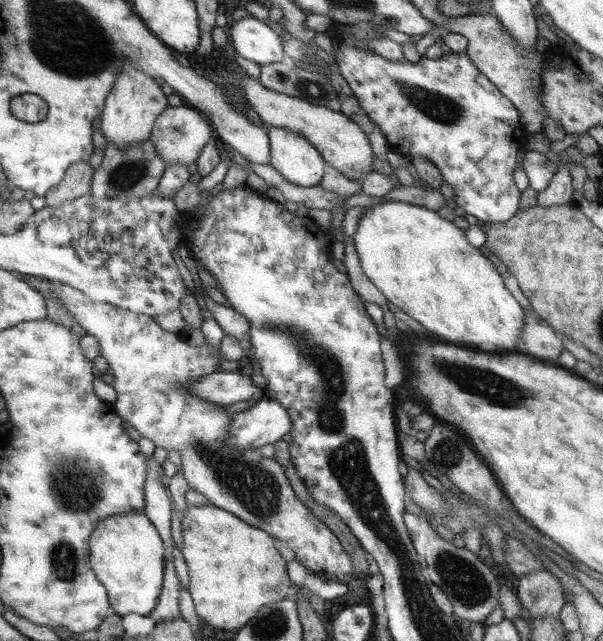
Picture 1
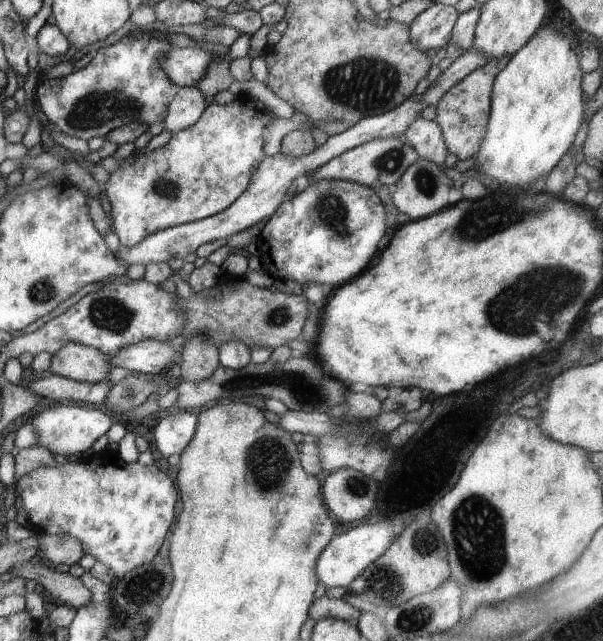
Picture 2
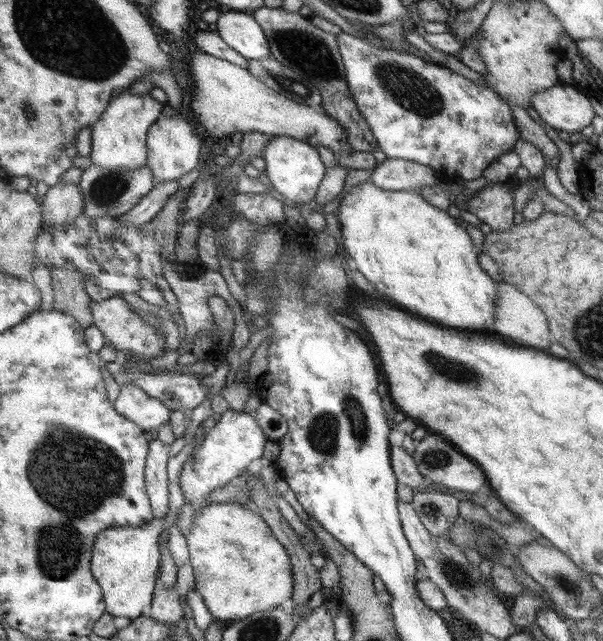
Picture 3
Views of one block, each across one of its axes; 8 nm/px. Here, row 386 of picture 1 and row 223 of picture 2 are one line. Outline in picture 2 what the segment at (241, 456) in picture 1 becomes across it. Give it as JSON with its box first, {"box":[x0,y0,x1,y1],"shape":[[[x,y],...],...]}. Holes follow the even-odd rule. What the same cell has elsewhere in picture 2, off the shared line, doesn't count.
{"box":[103,94,275,247],"shape":[[[251,94],[237,96],[232,102],[224,105],[210,102],[202,116],[192,126],[175,132],[166,145],[146,152],[127,168],[120,166],[110,173],[103,191],[111,202],[114,232],[118,235],[121,246],[133,247],[148,235],[164,231],[168,227],[208,219],[236,202],[248,190],[254,171],[265,159],[265,128],[275,116]]]}

